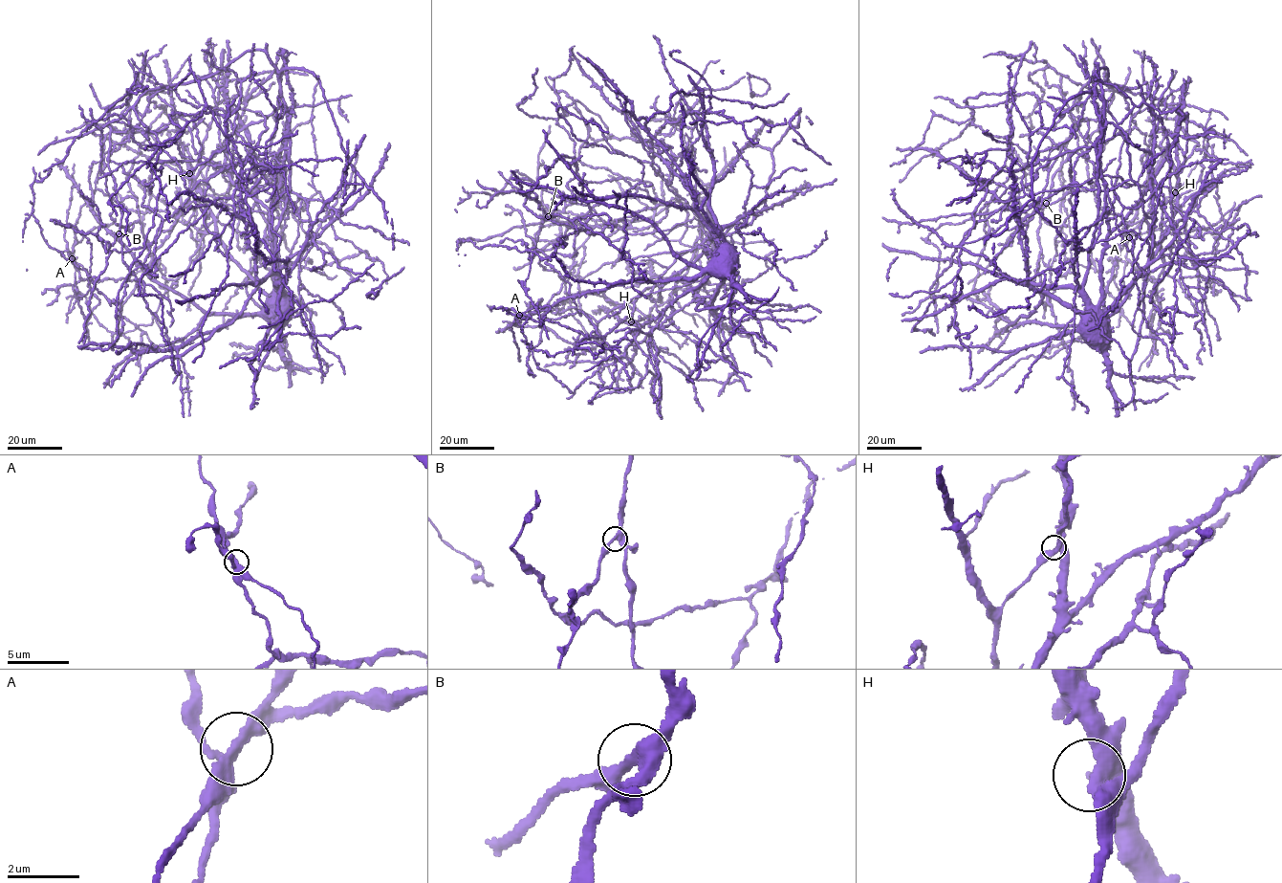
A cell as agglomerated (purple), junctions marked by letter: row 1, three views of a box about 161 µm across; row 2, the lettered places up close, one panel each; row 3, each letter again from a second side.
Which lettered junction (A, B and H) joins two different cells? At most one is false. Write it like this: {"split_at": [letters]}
{"split_at": ["A"]}

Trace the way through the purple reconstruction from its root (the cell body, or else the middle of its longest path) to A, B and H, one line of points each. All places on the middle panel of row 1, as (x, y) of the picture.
A: (724, 253), (710, 275), (671, 301), (661, 314), (640, 325), (632, 321), (631, 314), (603, 339), (519, 315)
B: (724, 253), (704, 250), (702, 226), (627, 234), (593, 207), (566, 224), (561, 246), (536, 252), (548, 216)
H: (724, 253), (710, 275), (671, 301), (661, 314), (640, 325), (631, 321)

